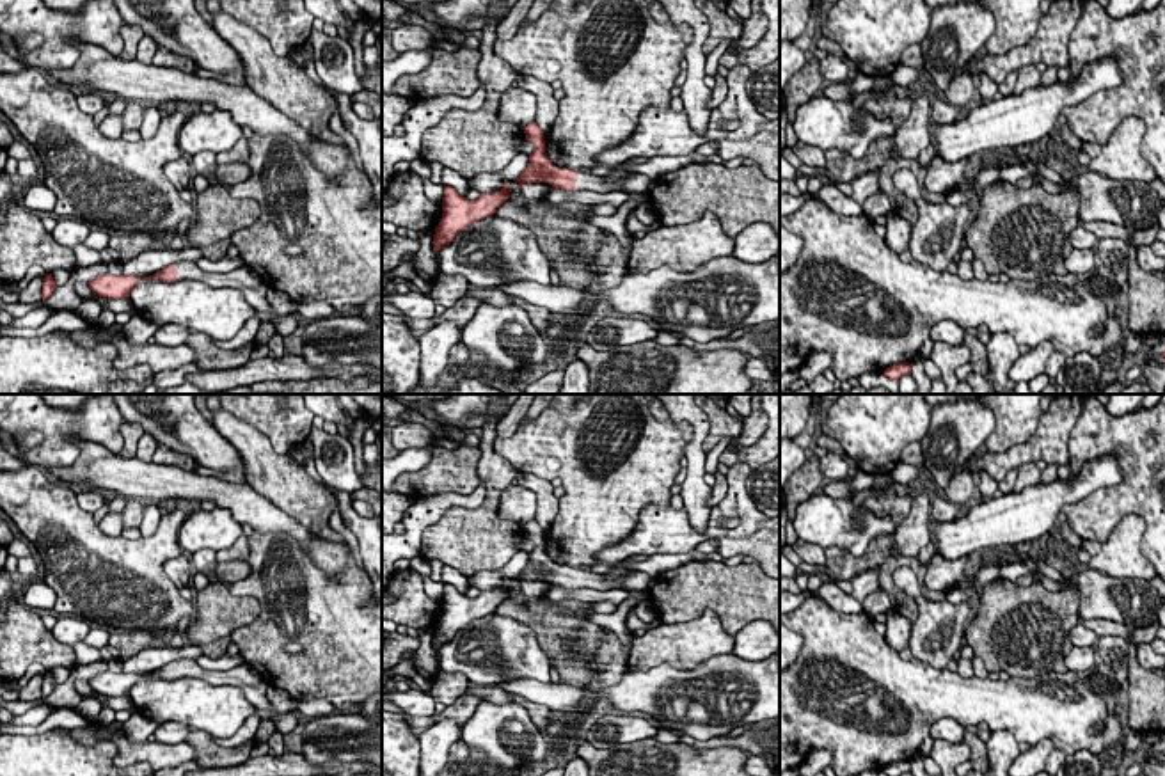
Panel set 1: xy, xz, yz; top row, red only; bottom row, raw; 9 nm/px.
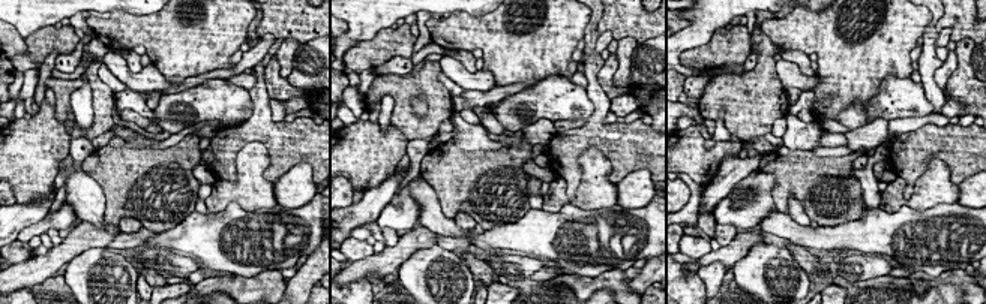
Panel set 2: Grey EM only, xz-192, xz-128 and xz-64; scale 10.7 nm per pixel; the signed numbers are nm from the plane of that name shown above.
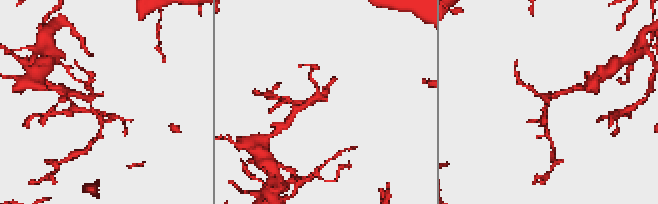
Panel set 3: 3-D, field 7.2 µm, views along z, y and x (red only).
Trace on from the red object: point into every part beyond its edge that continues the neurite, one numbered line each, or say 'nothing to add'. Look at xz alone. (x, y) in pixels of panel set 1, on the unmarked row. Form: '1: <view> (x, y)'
1: xz (636, 581)

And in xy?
1: xy (247, 679)

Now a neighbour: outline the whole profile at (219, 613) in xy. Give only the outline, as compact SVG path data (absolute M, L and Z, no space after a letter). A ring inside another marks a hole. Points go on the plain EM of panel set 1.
M215 579L197 591L195 607L197 618L185 630L185 641L199 646L210 659L226 655L233 632L252 623L261 613L258 598L234 597Z

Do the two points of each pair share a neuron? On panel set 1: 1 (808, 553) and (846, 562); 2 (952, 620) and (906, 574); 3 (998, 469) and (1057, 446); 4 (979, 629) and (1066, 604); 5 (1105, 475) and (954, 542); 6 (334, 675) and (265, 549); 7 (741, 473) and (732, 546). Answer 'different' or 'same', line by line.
1: different
2: same
3: same
4: same
5: same
6: same
7: same

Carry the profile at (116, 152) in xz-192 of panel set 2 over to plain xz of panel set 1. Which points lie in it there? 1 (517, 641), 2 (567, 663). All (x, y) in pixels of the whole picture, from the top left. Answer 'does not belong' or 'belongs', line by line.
1: does not belong
2: belongs

